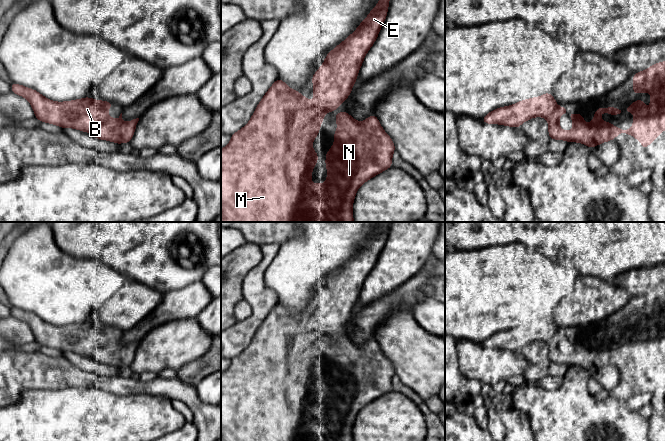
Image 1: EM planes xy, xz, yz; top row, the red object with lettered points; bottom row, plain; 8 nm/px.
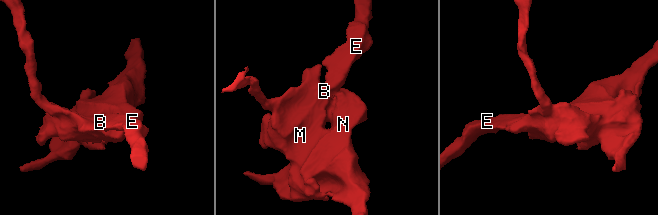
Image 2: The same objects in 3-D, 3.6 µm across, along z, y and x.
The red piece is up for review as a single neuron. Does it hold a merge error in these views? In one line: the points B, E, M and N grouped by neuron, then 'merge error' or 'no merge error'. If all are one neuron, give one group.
B E M N | no merge error

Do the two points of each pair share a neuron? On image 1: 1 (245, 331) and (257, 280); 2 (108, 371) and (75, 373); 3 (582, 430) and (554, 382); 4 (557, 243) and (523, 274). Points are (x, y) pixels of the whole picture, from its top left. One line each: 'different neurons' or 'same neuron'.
1: same neuron
2: different neurons
3: different neurons
4: different neurons

